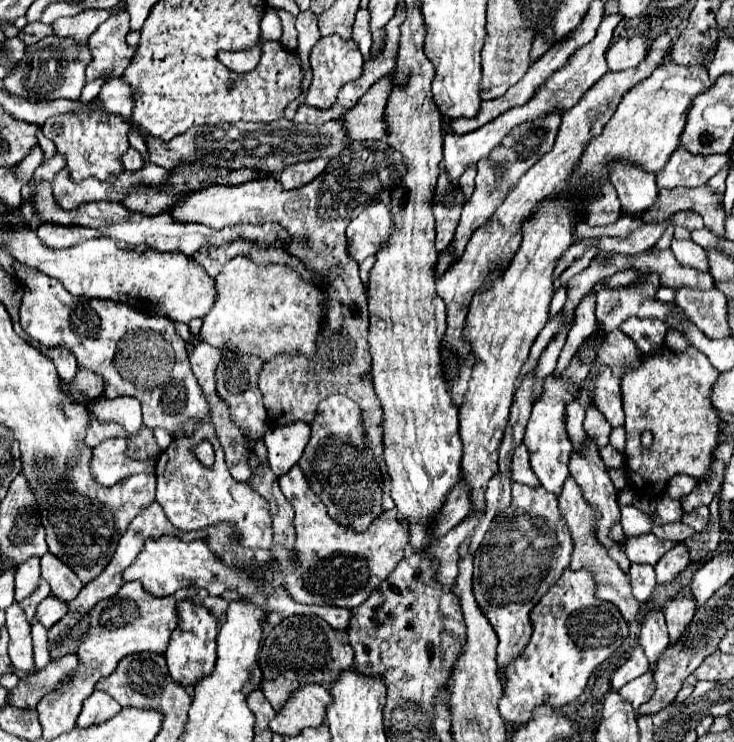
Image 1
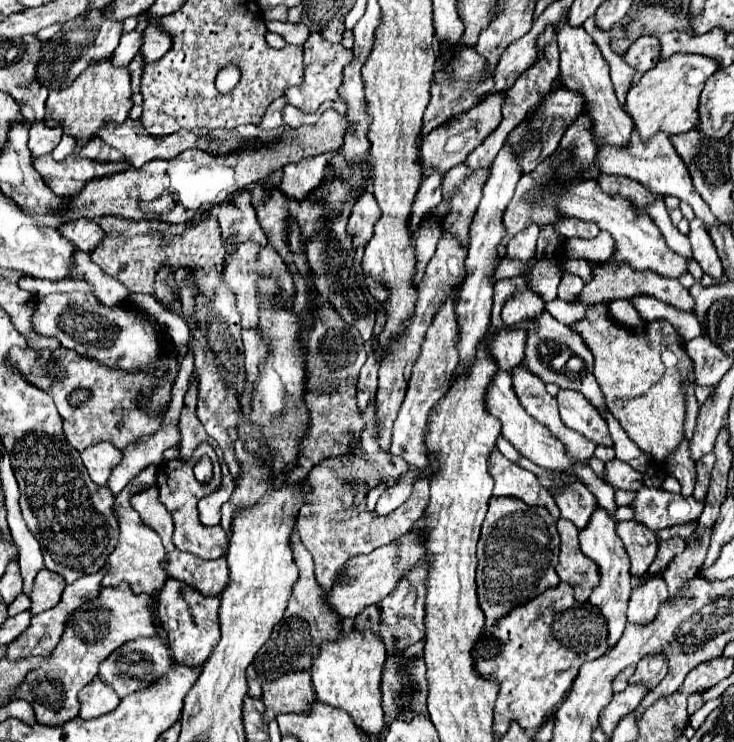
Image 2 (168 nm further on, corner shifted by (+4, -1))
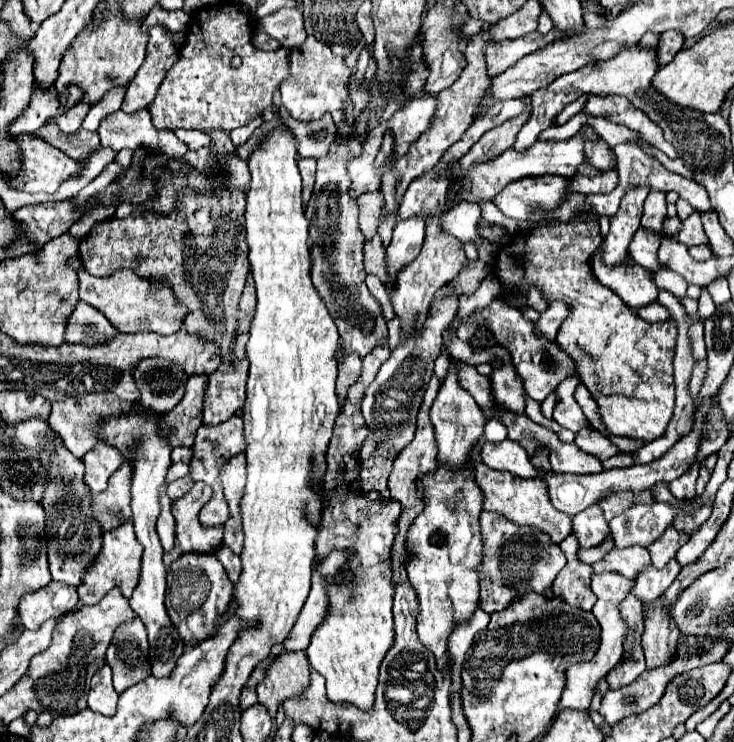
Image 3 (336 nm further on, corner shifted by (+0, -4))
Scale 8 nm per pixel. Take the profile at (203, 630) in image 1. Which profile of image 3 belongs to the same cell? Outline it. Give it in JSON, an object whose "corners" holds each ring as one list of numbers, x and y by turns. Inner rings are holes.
{"corners":[[182,555,168,567,166,611,184,645,198,645,218,629,218,619,232,601,232,581,214,555]]}

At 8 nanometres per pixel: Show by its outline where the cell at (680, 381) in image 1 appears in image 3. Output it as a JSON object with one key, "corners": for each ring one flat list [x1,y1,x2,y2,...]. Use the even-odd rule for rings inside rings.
{"corners":[[590,213,588,219,572,217,568,223,552,221,548,227,530,229,526,233,518,233,508,245,498,251,496,257,496,275,502,281,502,299,514,305,512,295,522,293,526,299,530,285,540,285,548,301,564,301,572,307,572,313,562,323,556,341,558,345,574,357,578,363,578,373,582,383,588,387,592,397,600,407,602,421,606,429,614,435,624,435,630,439,638,439,650,443,666,433,672,409,674,409,674,377,672,377,672,357,674,357,674,343,676,343,676,327,674,321,660,321,648,323,632,313,614,291,600,285,590,269,590,257,602,243,600,227,596,223,596,215]]}

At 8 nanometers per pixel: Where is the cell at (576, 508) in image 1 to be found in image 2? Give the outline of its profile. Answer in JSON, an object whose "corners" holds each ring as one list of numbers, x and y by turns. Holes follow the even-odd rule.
{"corners":[[558,520,560,534,560,562,556,566,556,574,560,582,566,582,574,588,574,598,578,602,586,602,594,584,598,584,598,568,586,558,578,544,578,530,568,520]]}

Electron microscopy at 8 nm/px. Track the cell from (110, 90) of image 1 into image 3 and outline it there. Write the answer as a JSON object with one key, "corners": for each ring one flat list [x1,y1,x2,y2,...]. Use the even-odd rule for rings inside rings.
{"corners":[[158,25,154,31,148,33,148,49,146,49,146,61,138,69,138,75,129,84,122,111,132,113,147,108,156,96,158,87,166,75,166,71,174,65,178,49,174,41,168,37,166,27]]}

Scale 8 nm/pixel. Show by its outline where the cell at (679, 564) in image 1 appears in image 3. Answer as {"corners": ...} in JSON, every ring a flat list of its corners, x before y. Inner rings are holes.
{"corners":[[668,527,668,529,664,531,664,535,662,535,658,541,654,541,654,543,650,545,650,549,648,549,648,551,650,551,650,557,652,557,652,565,658,567,658,569,662,569,670,559,676,557,676,551,678,551,686,541,688,541,686,535,678,533,674,527]]}

